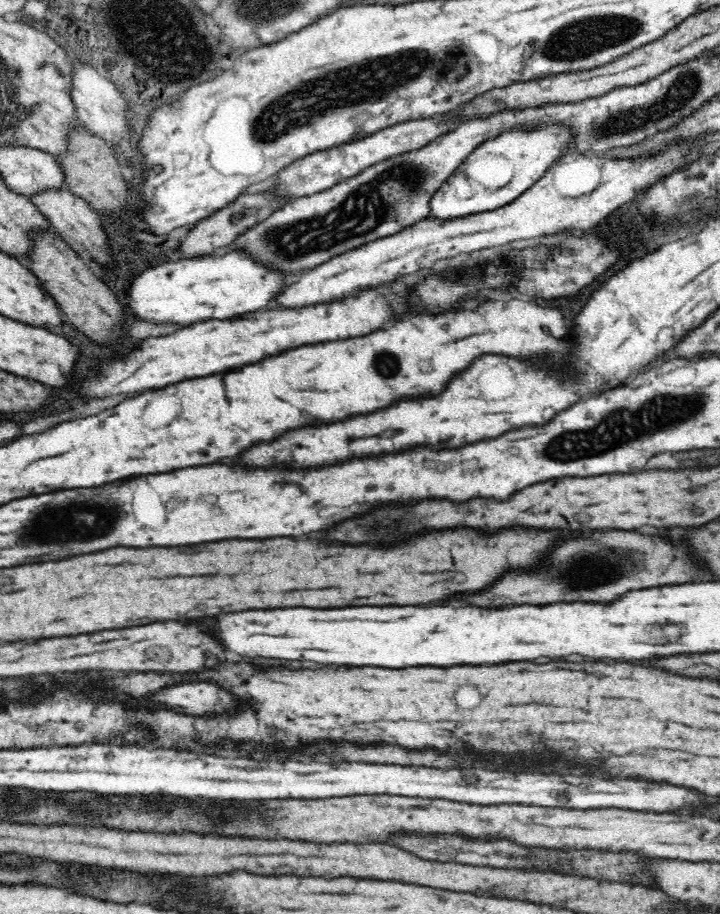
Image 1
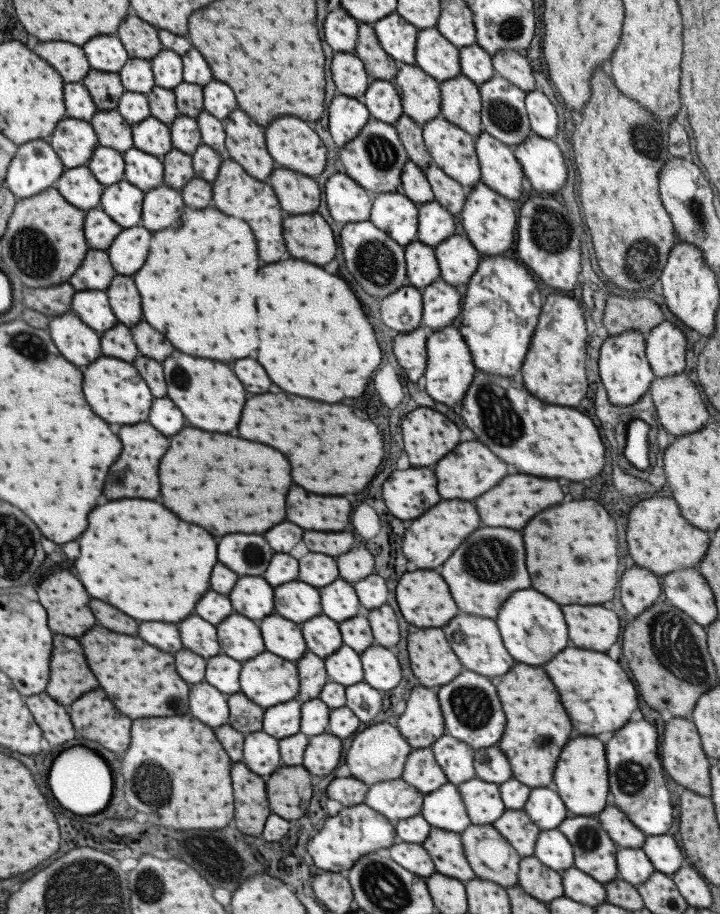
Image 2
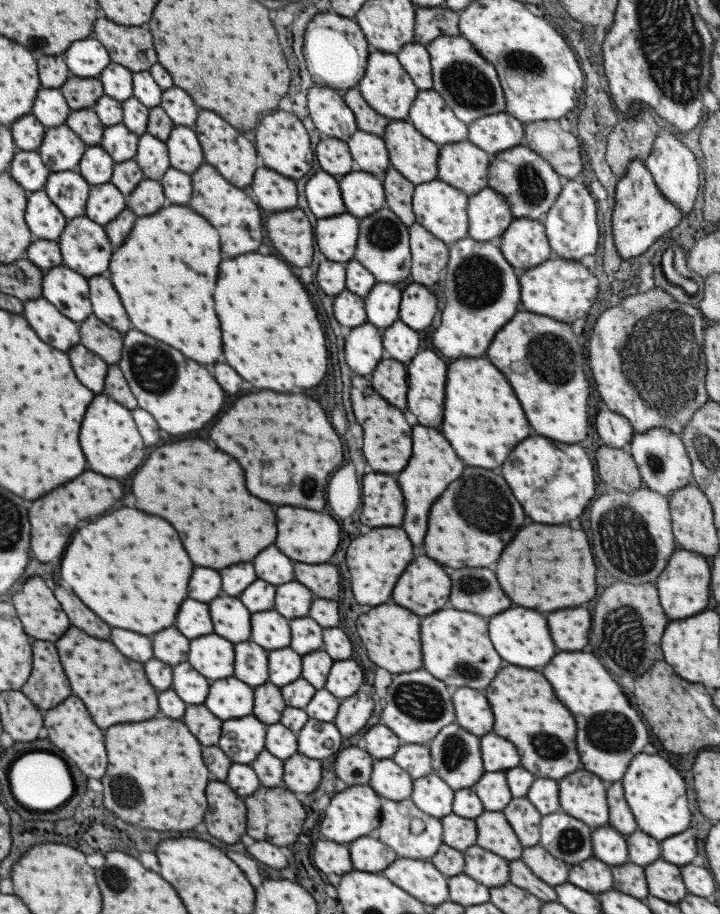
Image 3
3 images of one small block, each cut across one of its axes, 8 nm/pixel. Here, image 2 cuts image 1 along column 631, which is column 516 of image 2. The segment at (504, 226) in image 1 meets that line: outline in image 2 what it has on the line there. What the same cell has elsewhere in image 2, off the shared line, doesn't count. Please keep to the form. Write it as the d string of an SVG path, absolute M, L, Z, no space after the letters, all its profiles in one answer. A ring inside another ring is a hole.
M481 131L474 137L480 183L511 202L521 196L524 175L510 146Z

